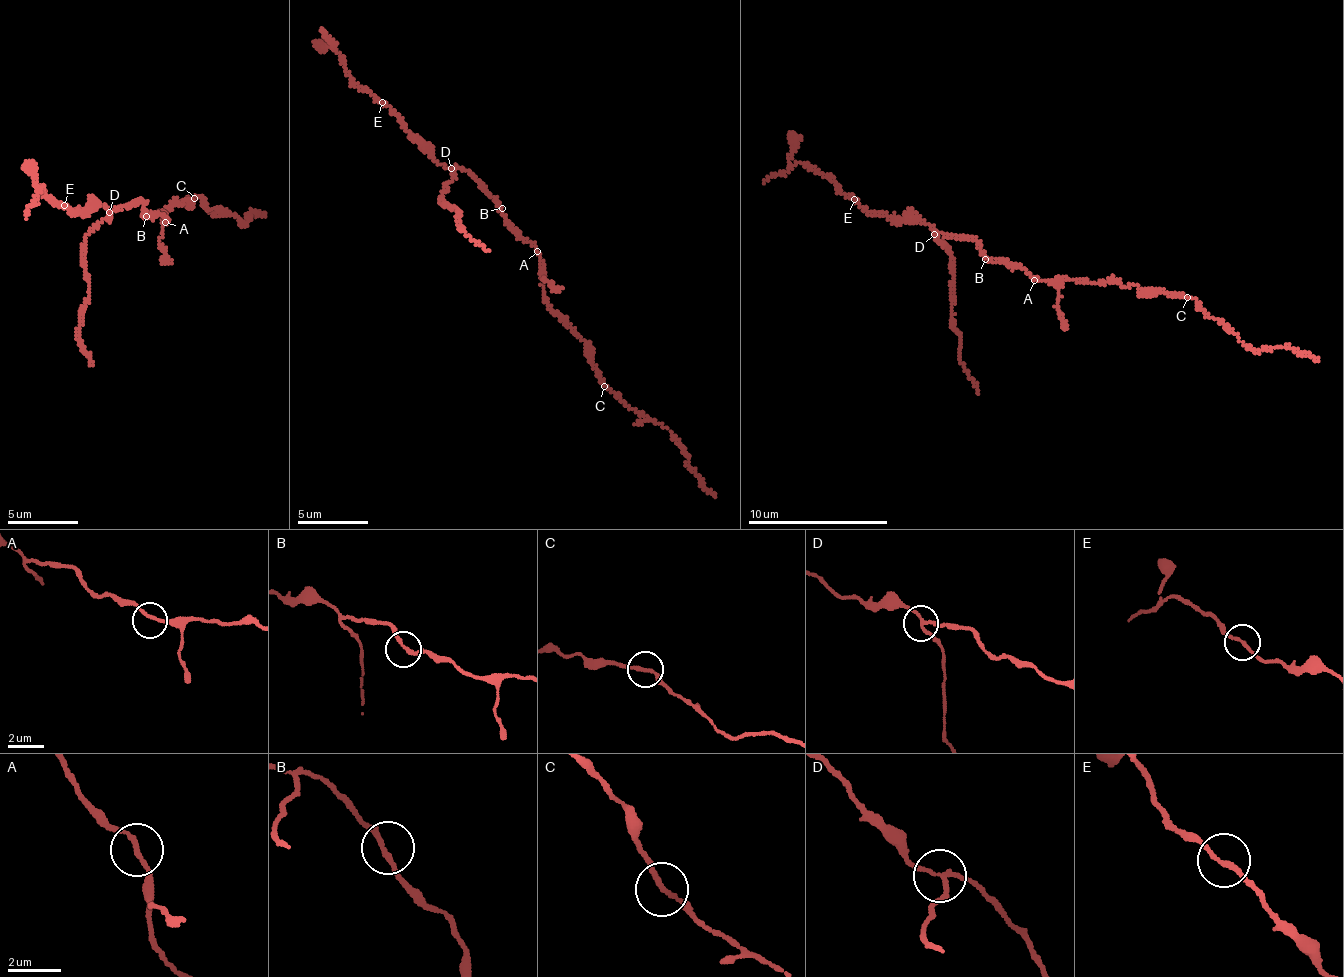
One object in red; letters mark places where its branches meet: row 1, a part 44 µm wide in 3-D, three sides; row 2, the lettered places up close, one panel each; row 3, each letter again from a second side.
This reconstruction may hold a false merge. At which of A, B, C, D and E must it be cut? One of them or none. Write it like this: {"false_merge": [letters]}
{"false_merge": ["D"]}

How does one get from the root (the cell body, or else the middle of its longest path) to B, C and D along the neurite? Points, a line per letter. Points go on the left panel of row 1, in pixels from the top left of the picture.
B: (165, 219), (160, 214), (154, 218), (146, 216)
C: (165, 219), (159, 210), (194, 198)
D: (165, 219), (160, 214), (147, 218), (141, 202), (108, 211)

